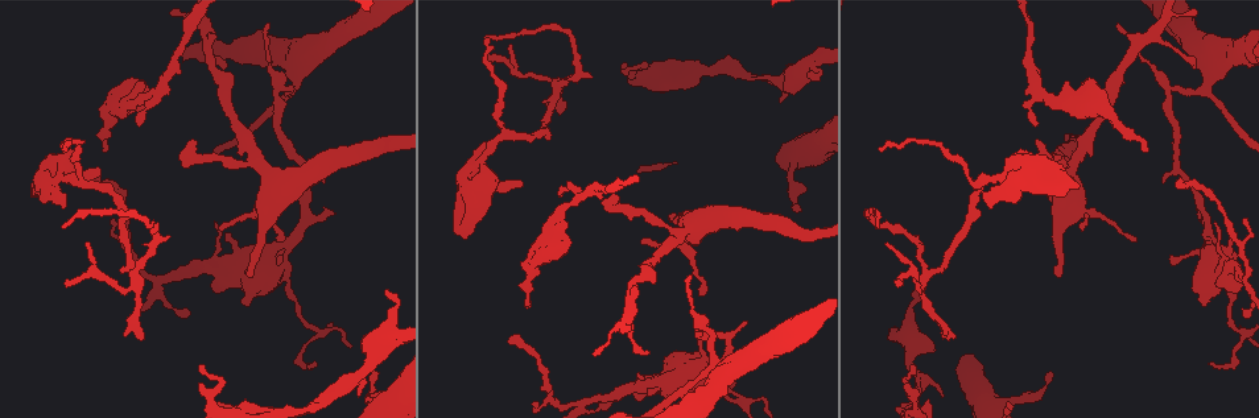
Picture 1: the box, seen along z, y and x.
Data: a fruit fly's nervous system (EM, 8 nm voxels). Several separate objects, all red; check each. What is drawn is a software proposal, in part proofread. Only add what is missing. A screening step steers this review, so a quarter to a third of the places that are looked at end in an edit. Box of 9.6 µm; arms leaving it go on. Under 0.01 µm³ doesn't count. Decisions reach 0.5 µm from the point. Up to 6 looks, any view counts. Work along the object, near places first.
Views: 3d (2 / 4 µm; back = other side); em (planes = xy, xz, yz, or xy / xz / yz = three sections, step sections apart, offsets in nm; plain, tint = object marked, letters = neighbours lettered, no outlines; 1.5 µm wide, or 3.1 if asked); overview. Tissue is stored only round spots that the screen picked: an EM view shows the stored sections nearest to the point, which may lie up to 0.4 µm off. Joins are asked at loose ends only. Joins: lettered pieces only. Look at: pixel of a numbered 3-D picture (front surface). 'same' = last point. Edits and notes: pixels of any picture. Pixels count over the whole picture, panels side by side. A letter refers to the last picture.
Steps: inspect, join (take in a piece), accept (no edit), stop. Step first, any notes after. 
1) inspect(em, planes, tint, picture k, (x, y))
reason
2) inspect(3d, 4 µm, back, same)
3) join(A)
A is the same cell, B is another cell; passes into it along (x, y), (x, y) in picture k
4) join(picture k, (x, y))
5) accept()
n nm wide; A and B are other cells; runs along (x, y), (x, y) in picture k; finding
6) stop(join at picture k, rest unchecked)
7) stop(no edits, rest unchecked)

inspect(em, xy, step 4, letters, picture 1, (643, 242))
free end

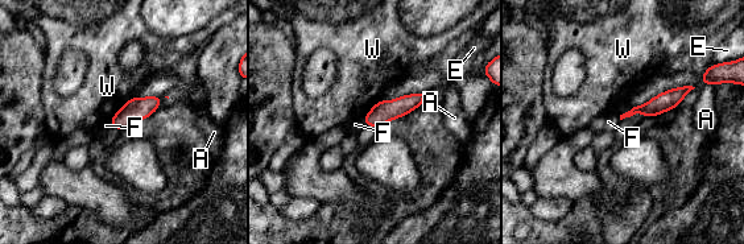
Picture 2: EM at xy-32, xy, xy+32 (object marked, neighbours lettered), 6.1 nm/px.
inspect(em, xz, step 8, letters, same)
cut it another way

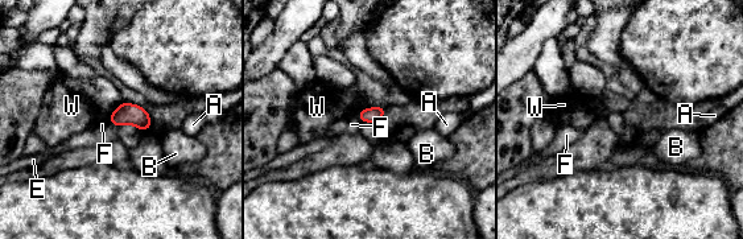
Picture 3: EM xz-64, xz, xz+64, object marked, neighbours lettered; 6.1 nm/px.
accept()
A, B, E, F and W are other cells; border along (124, 102), (112, 112), (107, 122) in picture 3; no lettered piece goes on from it

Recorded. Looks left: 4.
inspect(3d, 4 µm, picture 1, (561, 194))
free end

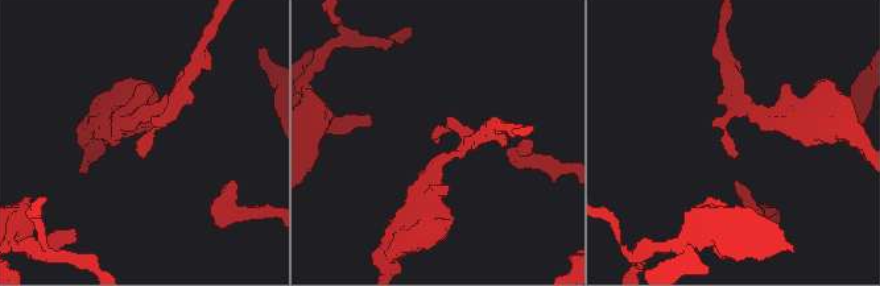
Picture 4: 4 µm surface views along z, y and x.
inspect(em, planes, letters, picture 4, (732, 155))
shape alone is not enough

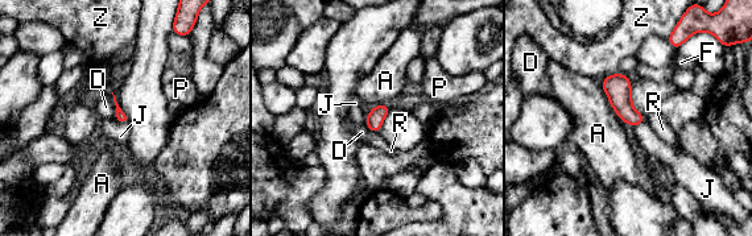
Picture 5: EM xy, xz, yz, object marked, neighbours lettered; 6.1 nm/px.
accept()
A touches over 260 nm; A, D, F, J, P, R and Z are other cells; border along (114, 118), (127, 124) in picture 5; no lettered piece goes on from it

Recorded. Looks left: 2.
stop(no edits, rest unchecked)

